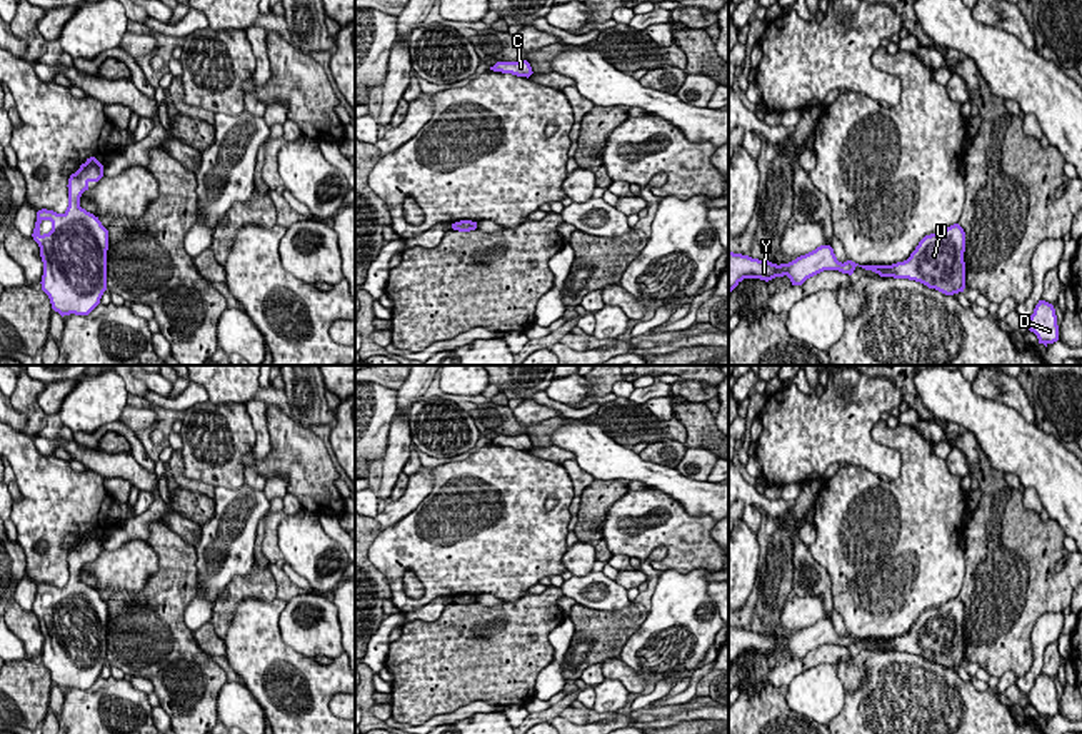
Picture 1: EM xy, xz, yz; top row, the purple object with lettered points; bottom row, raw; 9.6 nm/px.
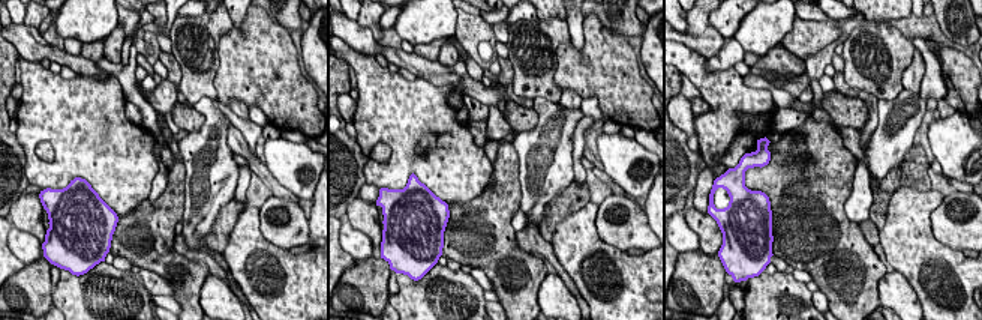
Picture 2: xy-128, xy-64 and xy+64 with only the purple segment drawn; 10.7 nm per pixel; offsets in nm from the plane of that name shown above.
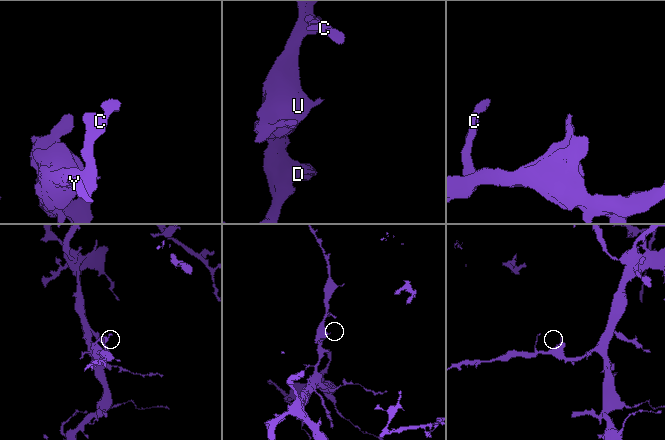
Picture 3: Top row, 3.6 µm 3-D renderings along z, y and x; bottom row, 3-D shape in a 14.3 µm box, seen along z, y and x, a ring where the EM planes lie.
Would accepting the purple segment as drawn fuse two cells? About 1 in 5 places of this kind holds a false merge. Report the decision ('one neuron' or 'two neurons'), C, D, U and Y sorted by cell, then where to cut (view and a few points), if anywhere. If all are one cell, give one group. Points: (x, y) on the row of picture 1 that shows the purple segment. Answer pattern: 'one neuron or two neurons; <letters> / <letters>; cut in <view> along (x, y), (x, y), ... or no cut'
one neuron; C D U Y; no cut

